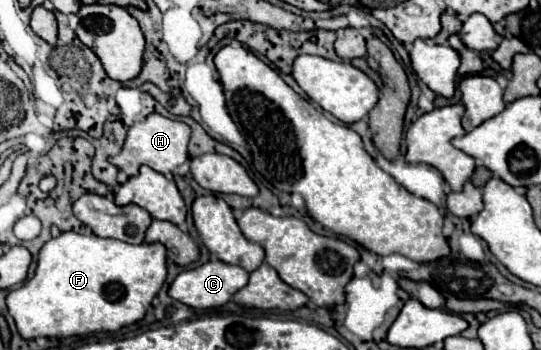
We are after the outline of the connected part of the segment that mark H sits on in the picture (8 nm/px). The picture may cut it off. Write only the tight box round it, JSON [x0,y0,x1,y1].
[110,114,190,176]

